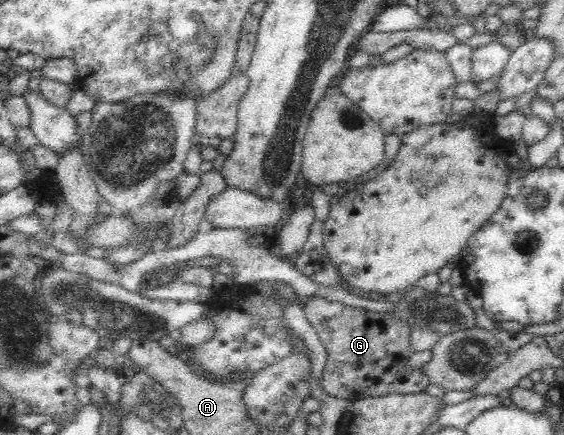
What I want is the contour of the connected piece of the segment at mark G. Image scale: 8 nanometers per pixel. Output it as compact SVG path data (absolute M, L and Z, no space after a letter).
M318 295L304 299L303 307L327 353L321 384L329 395L354 402L389 391L416 394L429 385L419 367L405 366L414 352L409 348L410 326L391 313L367 311Z

